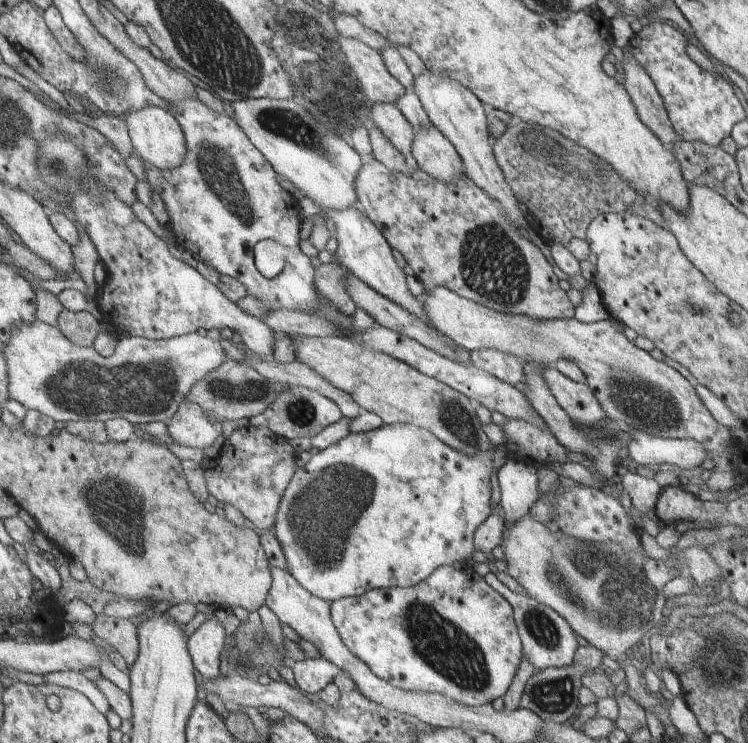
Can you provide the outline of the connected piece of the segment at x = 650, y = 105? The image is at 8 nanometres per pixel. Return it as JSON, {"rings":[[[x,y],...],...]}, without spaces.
{"rings":[[[627,48],[623,49],[623,53],[624,86],[636,107],[638,116],[664,144],[672,144],[674,148],[682,139],[676,134],[668,118],[664,102],[654,81],[645,68],[636,62],[636,58],[628,52]]]}

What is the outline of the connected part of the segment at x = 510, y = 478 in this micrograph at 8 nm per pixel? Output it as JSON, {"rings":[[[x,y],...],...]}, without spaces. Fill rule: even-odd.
{"rings":[[[508,459],[497,472],[500,491],[496,494],[508,524],[527,516],[539,498],[536,468],[522,461]]]}

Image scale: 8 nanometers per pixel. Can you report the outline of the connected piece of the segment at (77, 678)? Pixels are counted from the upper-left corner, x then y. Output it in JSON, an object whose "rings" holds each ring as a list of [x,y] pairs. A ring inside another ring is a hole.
{"rings":[[[78,671],[51,672],[44,674],[44,678],[46,678],[46,683],[70,687],[82,692],[102,714],[106,714],[110,710],[110,705],[102,696],[102,692],[96,688],[96,684]]]}

